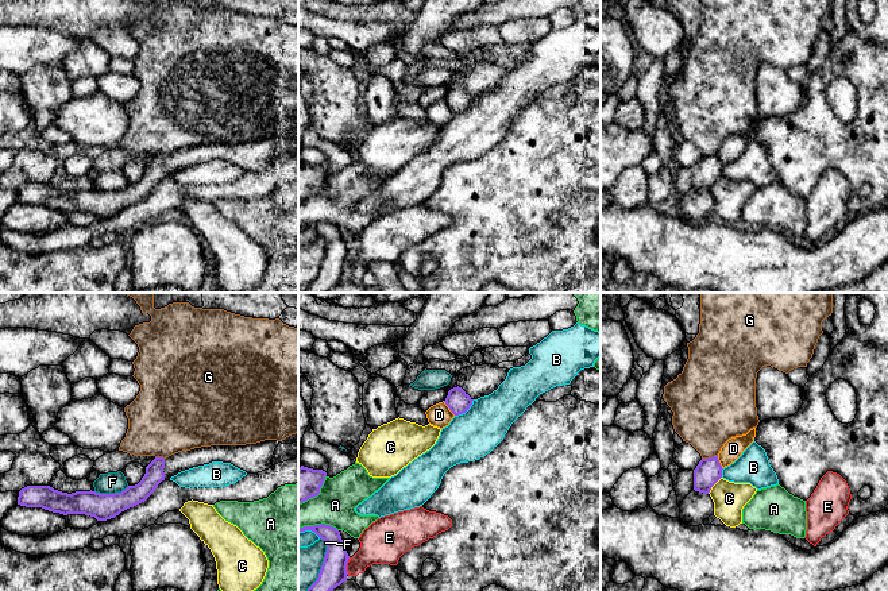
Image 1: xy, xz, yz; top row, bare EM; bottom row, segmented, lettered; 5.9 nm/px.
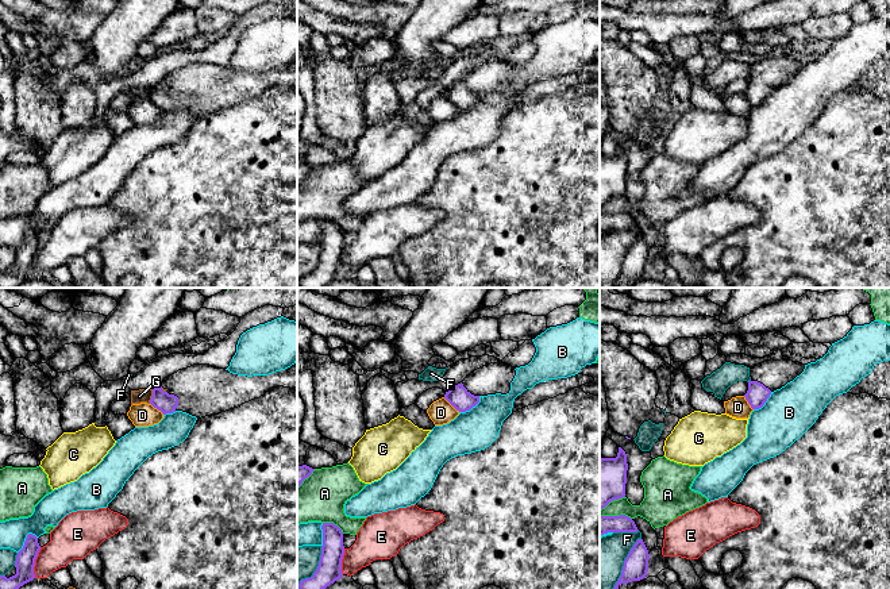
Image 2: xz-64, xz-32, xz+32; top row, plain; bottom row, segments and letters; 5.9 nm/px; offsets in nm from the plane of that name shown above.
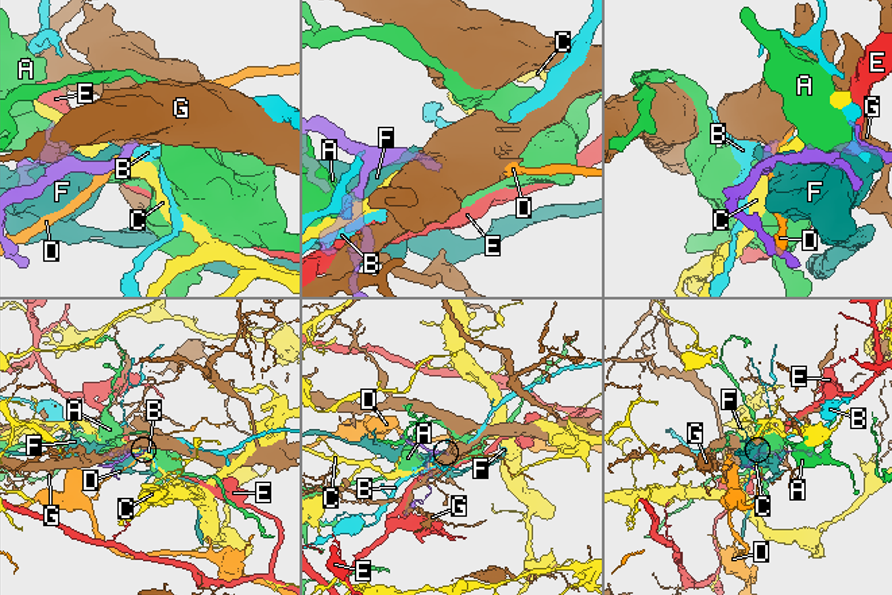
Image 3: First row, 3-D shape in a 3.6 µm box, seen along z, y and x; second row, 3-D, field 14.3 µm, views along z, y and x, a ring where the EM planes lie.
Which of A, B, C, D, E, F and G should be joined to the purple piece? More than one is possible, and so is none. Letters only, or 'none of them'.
none of them

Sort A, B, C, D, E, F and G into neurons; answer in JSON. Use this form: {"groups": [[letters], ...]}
{"groups": [["A"], ["B"], ["C"], ["D"], ["E"], ["F"], ["G"]]}

